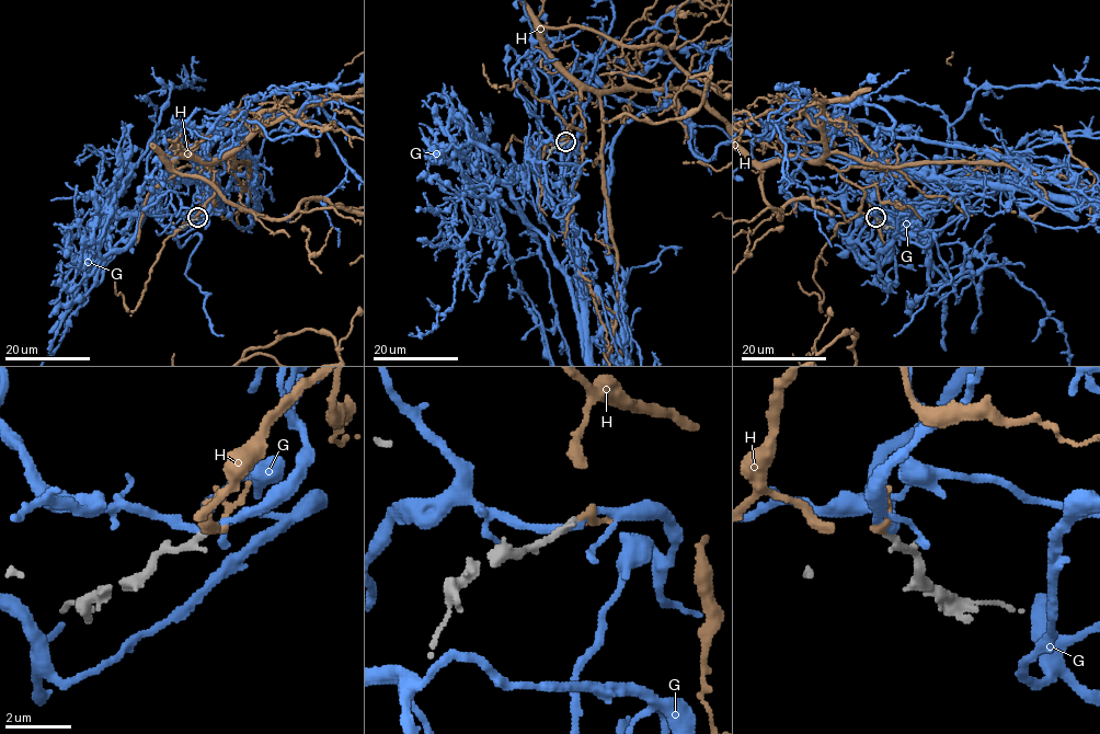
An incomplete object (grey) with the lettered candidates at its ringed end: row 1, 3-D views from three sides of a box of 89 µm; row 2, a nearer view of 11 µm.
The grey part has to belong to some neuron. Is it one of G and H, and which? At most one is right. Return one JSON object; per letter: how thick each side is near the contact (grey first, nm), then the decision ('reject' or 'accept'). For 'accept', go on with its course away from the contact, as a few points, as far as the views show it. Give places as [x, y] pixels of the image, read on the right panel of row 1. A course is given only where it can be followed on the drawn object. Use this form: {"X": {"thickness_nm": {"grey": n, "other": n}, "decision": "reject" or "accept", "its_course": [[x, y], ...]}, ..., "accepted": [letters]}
{"G": {"thickness_nm": {"grey": 260, "other": 240}, "decision": "reject"}, "H": {"thickness_nm": {"grey": 240, "other": 150}, "decision": "accept"}, "accepted": ["H"]}

